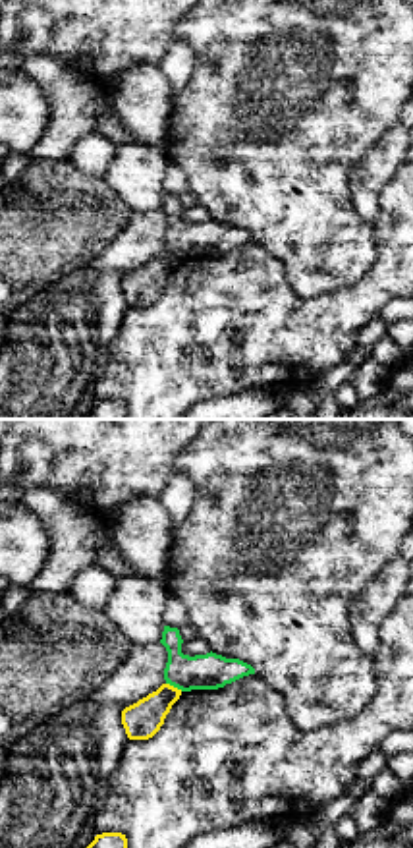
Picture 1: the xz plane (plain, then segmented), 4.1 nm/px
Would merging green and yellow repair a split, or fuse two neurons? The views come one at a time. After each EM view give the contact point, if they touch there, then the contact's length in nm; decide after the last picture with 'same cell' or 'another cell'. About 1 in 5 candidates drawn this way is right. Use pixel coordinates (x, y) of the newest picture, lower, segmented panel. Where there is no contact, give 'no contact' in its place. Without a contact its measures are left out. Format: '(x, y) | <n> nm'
(174, 686) | 80 nm

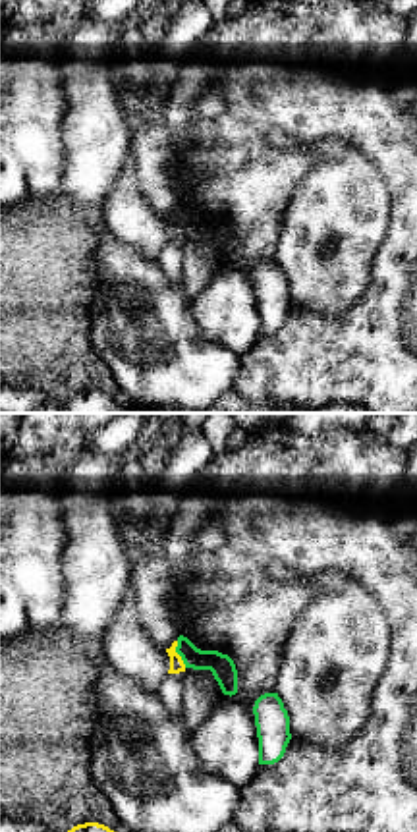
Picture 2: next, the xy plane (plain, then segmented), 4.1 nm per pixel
(178, 653) | 120 nm

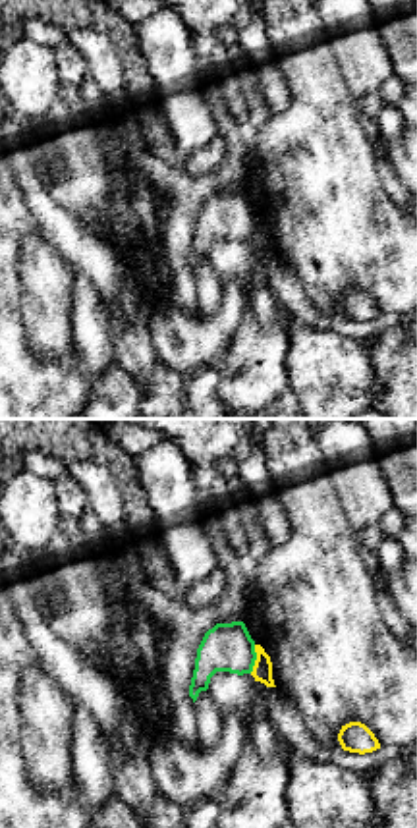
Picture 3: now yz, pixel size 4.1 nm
(255, 659) | 120 nm

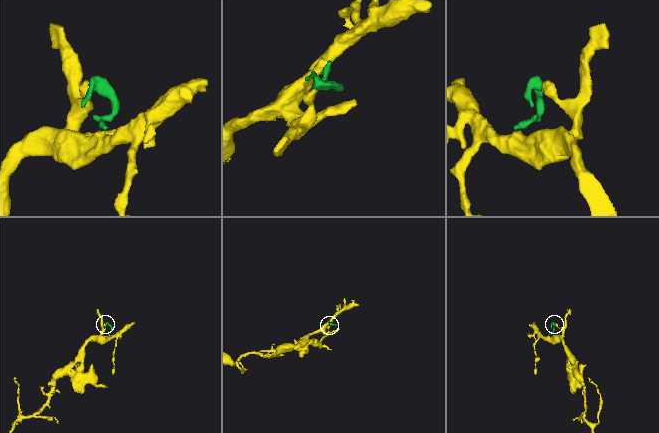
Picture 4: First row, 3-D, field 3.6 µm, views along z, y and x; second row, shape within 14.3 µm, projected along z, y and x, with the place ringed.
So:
another cell

